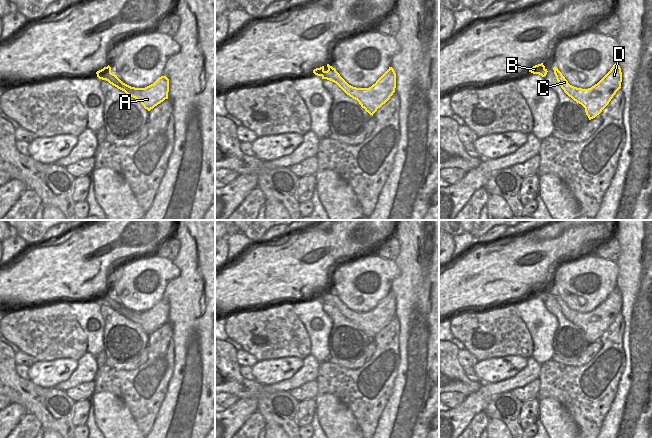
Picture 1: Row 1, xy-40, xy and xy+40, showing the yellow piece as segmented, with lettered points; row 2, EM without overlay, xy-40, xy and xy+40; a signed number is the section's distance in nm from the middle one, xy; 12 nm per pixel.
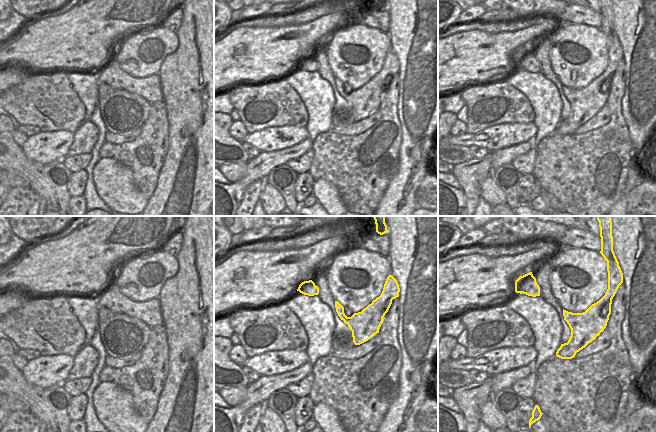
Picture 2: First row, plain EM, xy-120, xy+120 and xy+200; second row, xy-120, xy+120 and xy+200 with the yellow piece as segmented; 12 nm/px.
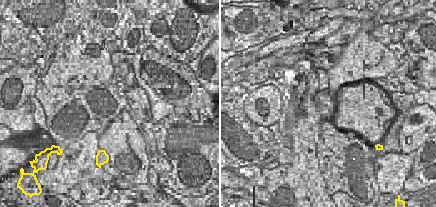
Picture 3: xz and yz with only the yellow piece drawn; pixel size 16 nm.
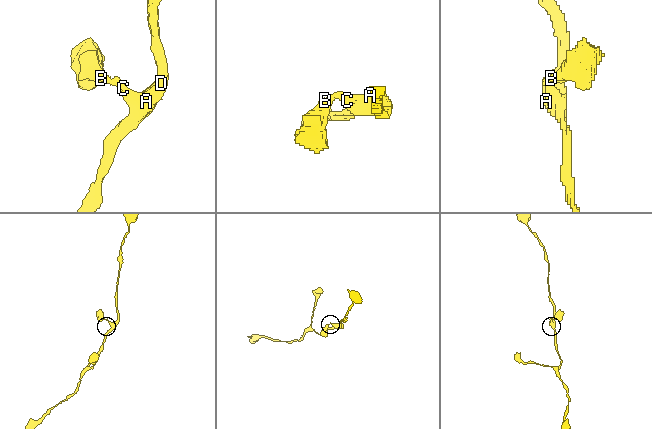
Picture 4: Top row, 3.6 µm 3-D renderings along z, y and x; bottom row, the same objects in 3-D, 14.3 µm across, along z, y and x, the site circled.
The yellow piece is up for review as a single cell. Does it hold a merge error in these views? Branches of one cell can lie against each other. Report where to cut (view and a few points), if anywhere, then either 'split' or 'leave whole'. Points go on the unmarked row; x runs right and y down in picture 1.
cut none; leave whole

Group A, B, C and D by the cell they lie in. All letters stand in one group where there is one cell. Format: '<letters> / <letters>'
A B C D

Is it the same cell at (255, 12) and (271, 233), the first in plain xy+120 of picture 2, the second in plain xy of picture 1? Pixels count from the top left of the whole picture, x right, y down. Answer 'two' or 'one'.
one

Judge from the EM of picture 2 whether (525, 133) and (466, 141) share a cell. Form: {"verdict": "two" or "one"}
{"verdict": "one"}

